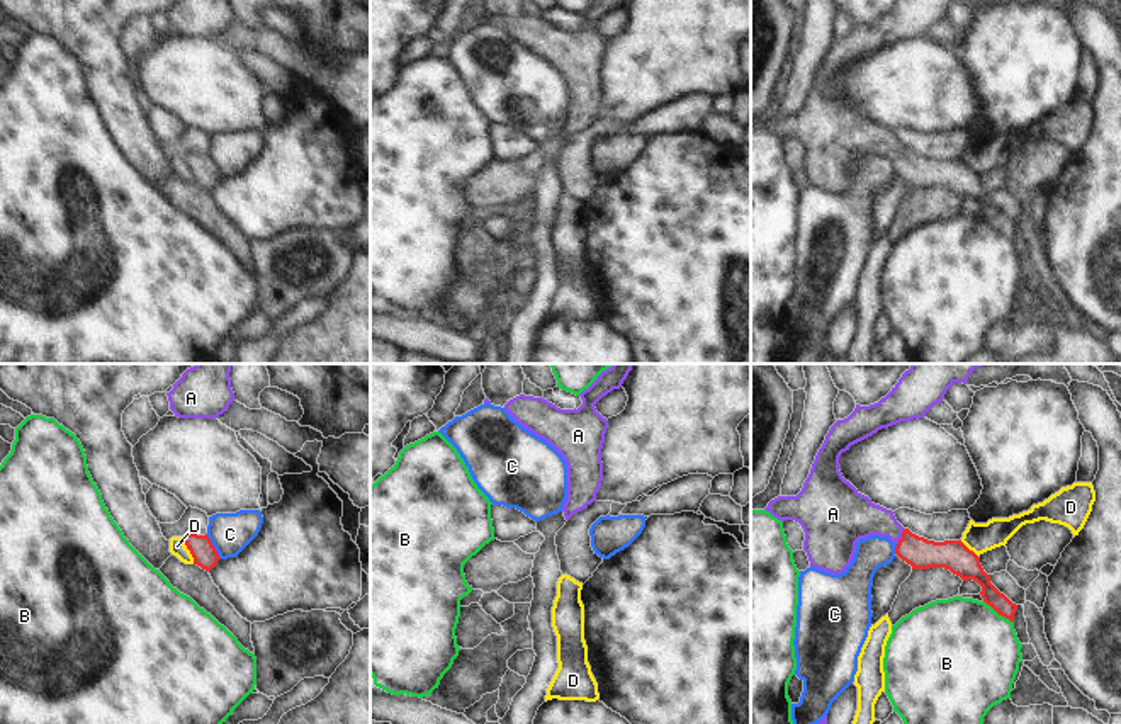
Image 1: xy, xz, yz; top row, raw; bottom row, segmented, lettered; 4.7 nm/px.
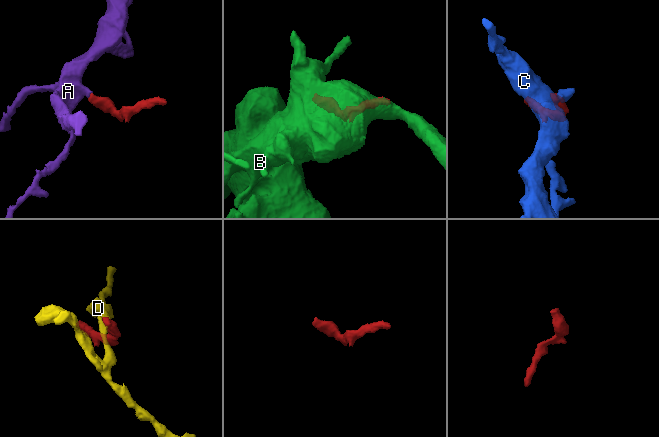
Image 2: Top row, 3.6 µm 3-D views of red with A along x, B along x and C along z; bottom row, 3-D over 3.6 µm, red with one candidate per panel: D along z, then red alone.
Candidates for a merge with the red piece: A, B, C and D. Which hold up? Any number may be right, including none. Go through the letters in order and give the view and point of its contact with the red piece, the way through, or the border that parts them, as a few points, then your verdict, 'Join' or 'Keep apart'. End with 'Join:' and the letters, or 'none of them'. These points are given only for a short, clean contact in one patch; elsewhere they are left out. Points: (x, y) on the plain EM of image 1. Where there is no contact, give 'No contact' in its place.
A: Touches red at yz (902, 157). Path across: yz (919, 172), (902, 157), (878, 140), (855, 136). Join
B: Touches red at yz (999, 233). Keep apart
C: Touches red at xy (213, 165). Boundary: xy (206, 153), (221, 177). Keep apart
D: Touches red at xy (189, 169). Boundary: xy (182, 157), (194, 182). Keep apart
Join: A.

